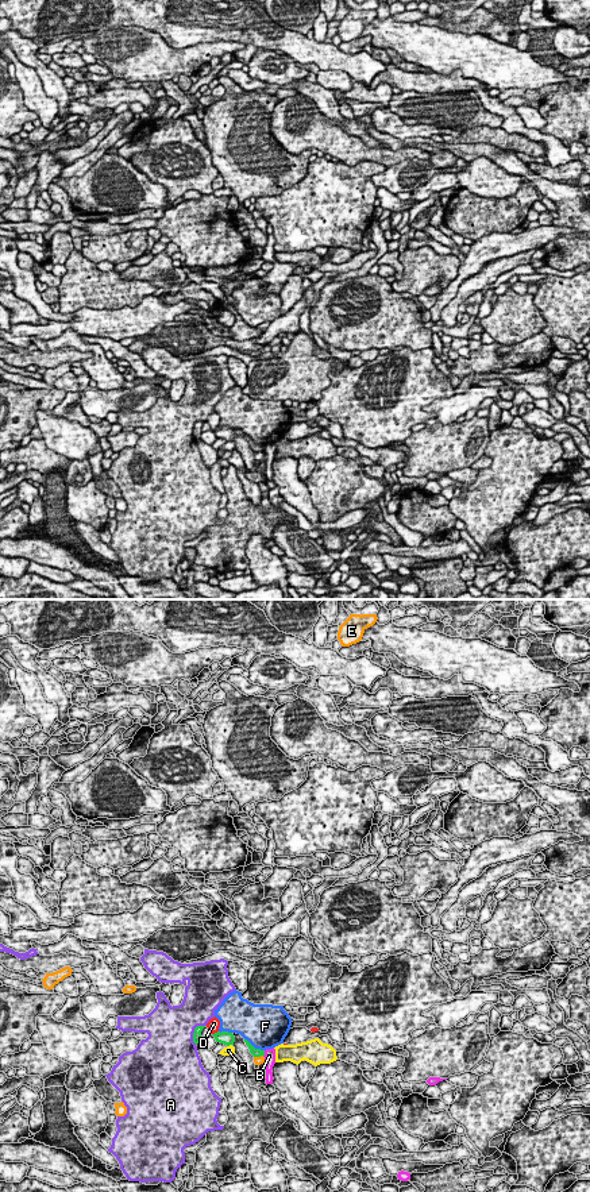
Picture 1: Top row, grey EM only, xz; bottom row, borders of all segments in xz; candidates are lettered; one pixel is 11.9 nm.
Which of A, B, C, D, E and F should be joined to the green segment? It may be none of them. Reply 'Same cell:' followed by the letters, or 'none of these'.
Same cell: none of these

